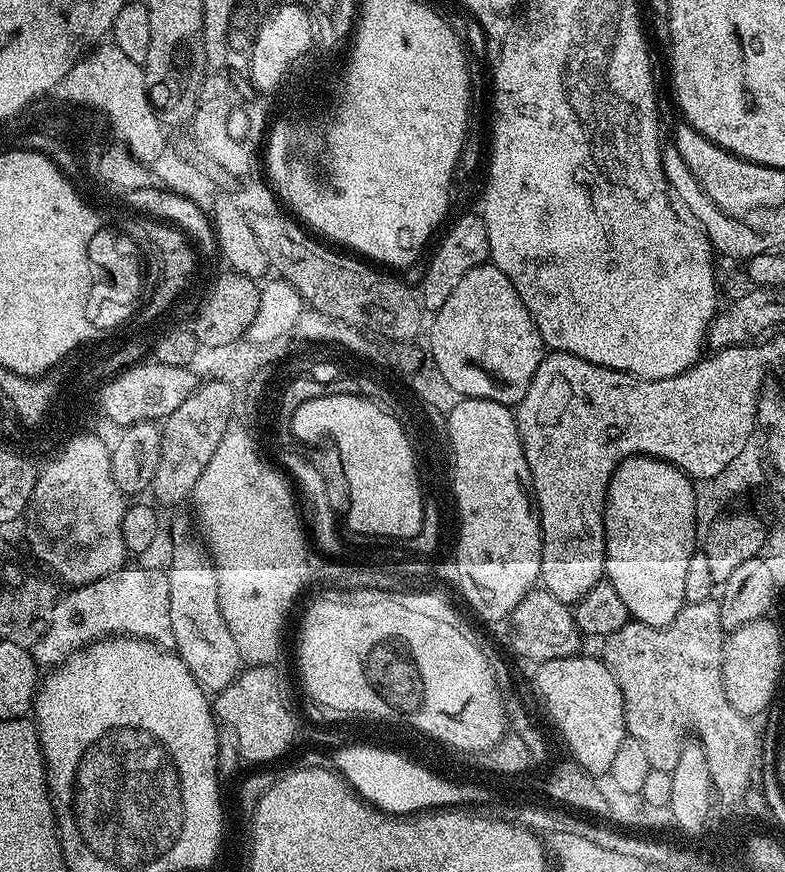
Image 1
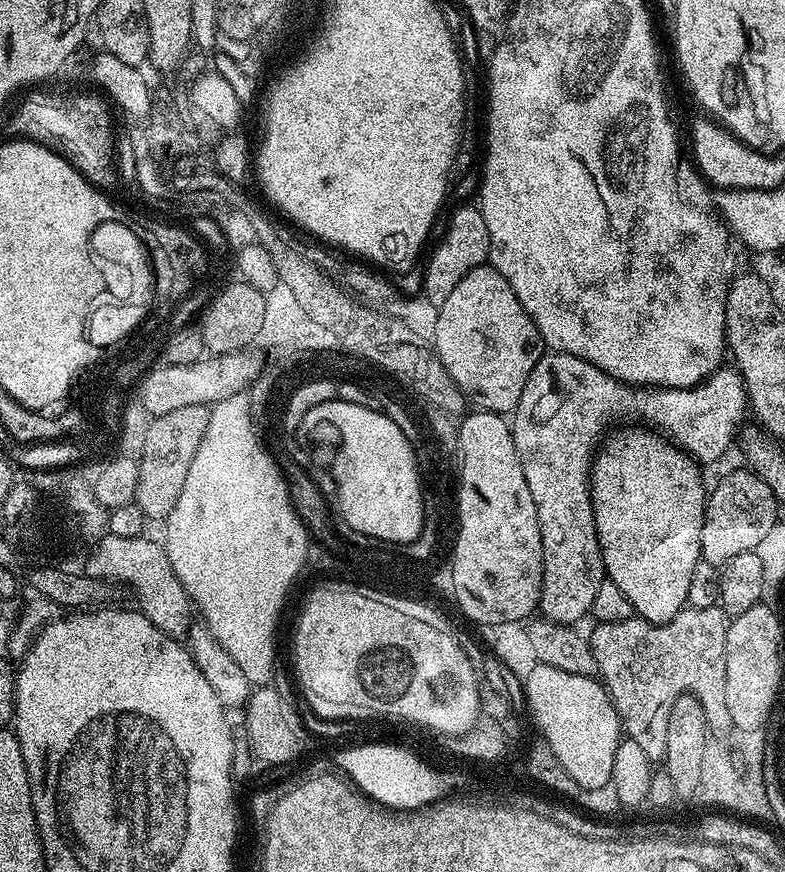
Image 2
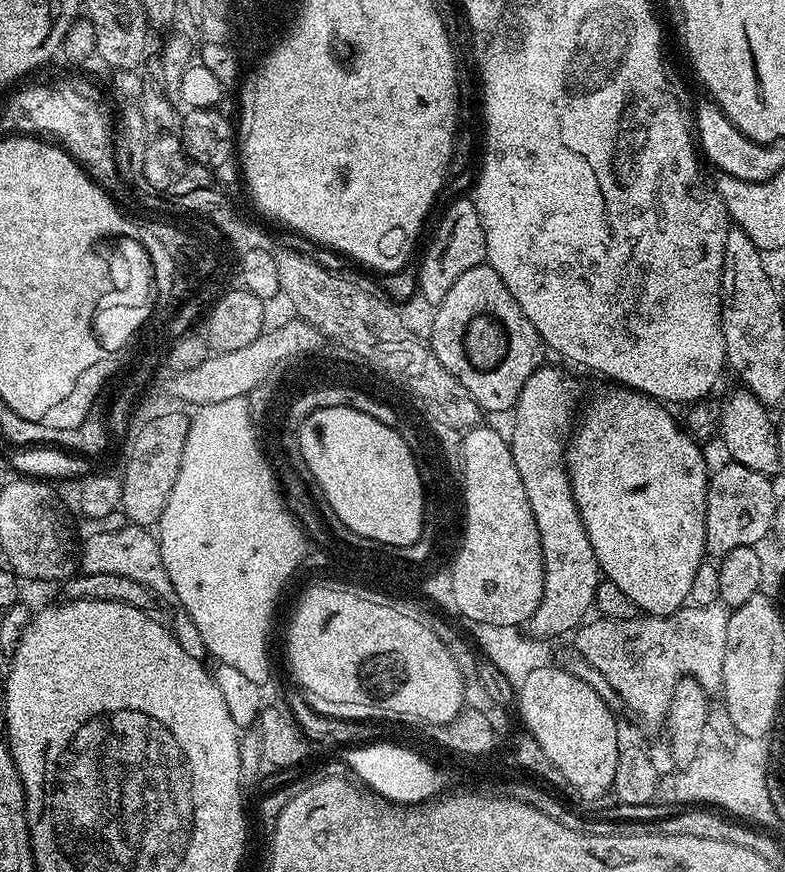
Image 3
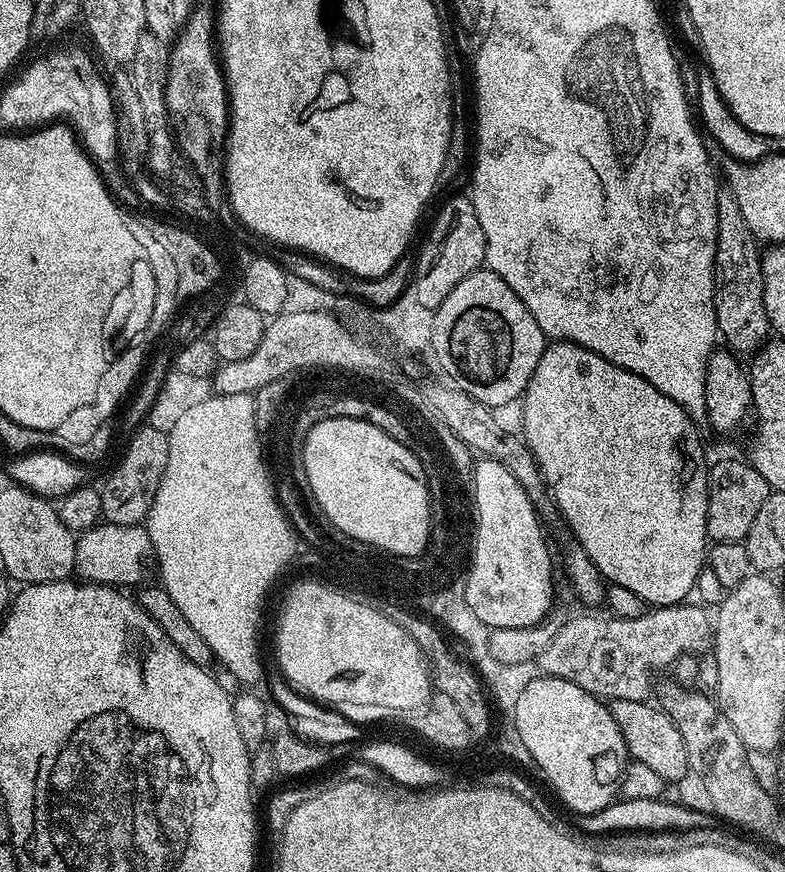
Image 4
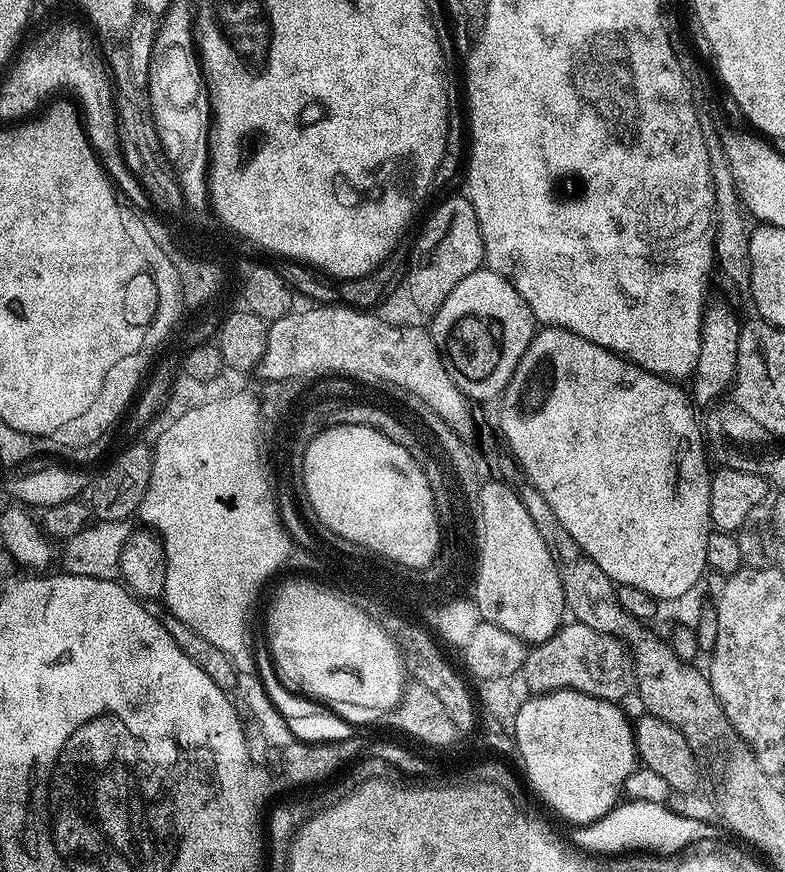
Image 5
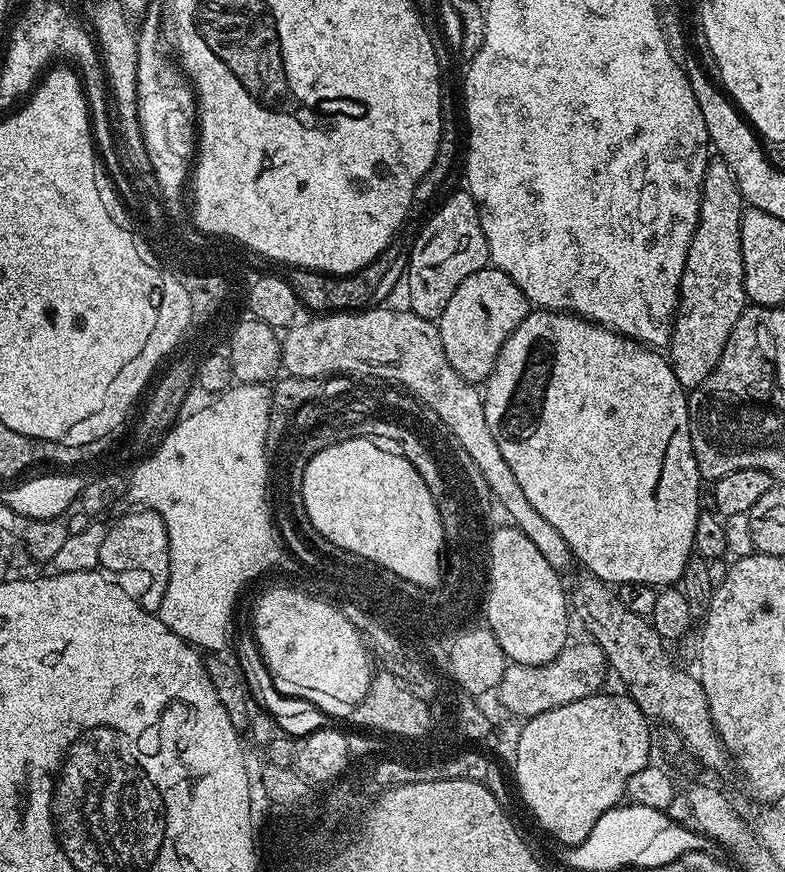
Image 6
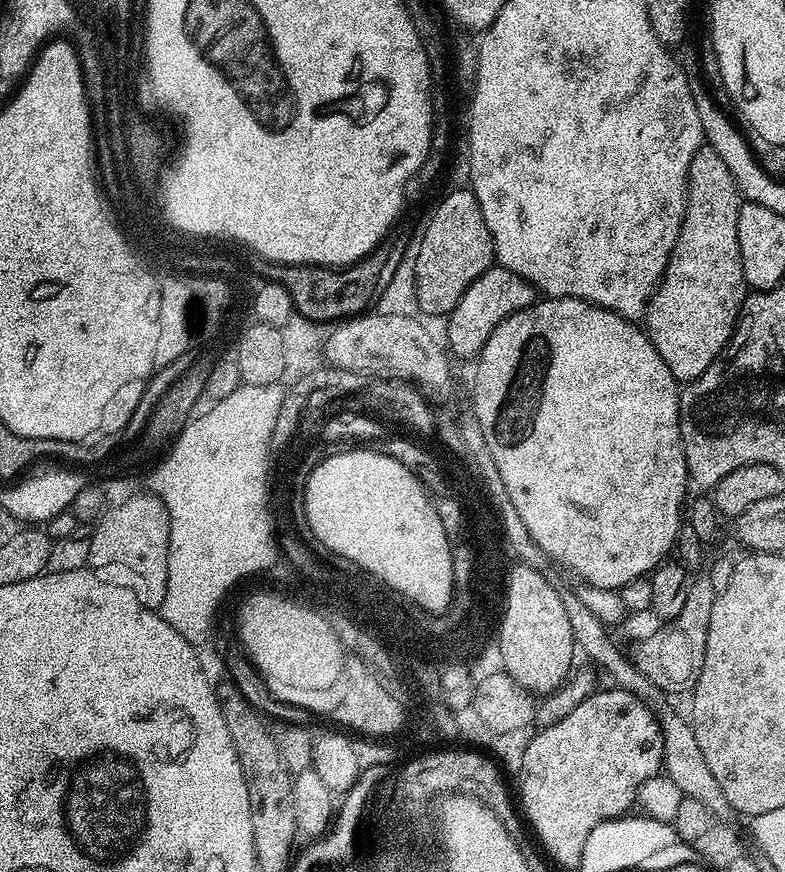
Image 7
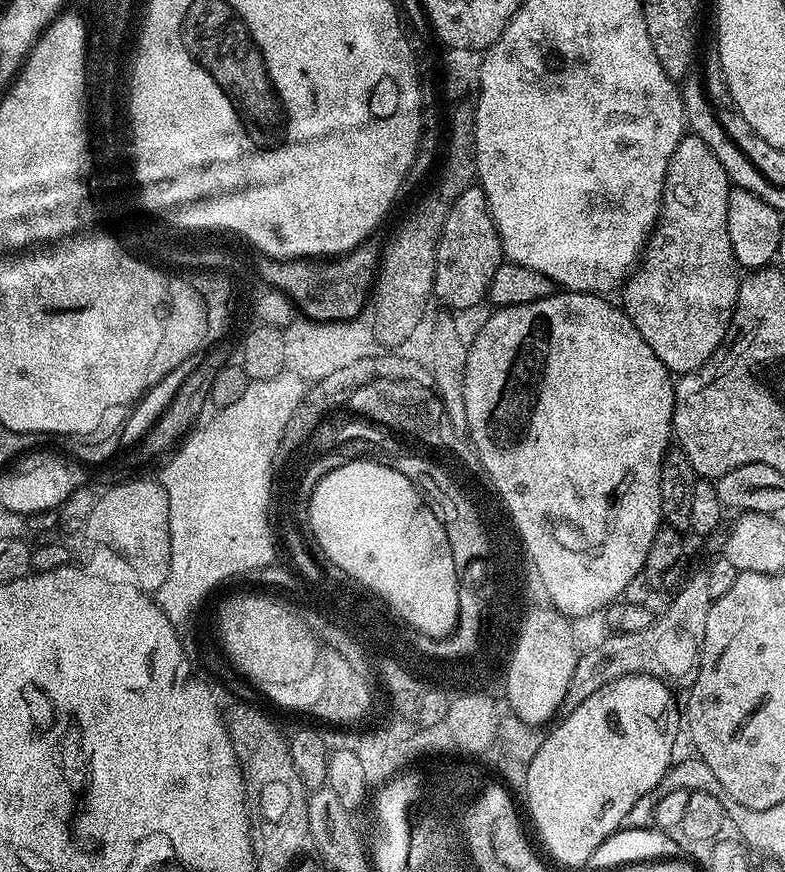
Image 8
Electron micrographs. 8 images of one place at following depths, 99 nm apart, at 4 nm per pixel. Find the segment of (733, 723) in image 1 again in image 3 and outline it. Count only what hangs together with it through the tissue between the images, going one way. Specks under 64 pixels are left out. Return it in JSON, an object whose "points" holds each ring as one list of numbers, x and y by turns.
{"points":[[716,603,700,607,685,606,668,616,638,614,632,620,589,619,575,633,575,651,588,660,594,670,600,671,606,677,606,681,620,695,625,709,628,707,646,727,659,729,664,723,666,710,670,710,670,697,674,694,674,686,678,686,683,676,693,676,709,694,721,691,724,683,722,662,726,662,729,615,729,609]]}

